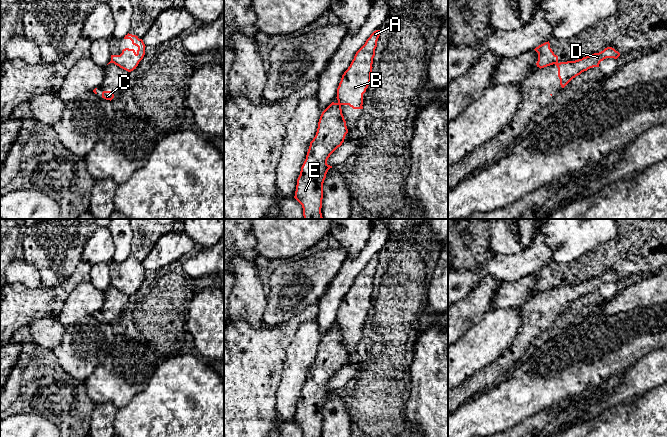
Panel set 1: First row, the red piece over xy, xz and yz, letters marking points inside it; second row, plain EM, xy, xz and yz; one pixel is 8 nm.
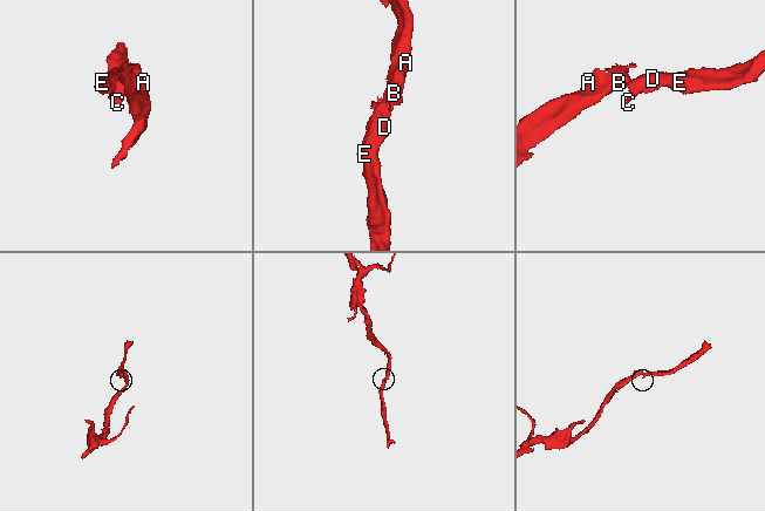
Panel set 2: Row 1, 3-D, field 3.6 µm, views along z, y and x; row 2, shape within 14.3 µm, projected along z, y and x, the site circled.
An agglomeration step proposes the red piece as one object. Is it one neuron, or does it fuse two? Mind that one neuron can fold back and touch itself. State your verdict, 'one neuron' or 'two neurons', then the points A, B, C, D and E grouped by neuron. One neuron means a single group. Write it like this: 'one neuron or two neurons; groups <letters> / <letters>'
two neurons; groups A B / C D E

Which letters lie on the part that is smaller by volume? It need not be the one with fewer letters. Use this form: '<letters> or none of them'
C, D, E

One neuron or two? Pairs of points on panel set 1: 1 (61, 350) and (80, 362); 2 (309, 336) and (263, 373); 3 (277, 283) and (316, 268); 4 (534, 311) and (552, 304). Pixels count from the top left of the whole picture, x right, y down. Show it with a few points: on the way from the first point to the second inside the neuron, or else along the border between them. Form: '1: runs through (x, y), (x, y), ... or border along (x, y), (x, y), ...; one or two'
1: runs through (66, 352), (70, 352), (75, 357); one
2: border along (290, 342), (280, 378); two
3: runs through (287, 283), (296, 283), (307, 278); one
4: runs through (538, 310), (548, 304); one

